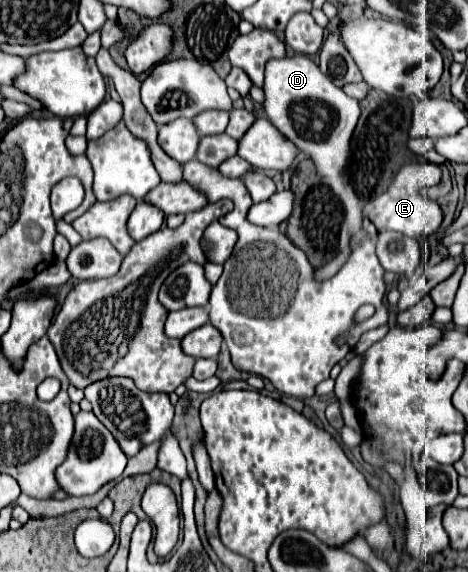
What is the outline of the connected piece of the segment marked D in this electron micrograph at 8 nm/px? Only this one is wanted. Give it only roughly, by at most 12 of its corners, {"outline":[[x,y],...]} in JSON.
{"outline":[[308,55],[266,63],[264,111],[320,175],[350,157],[360,105]]}

